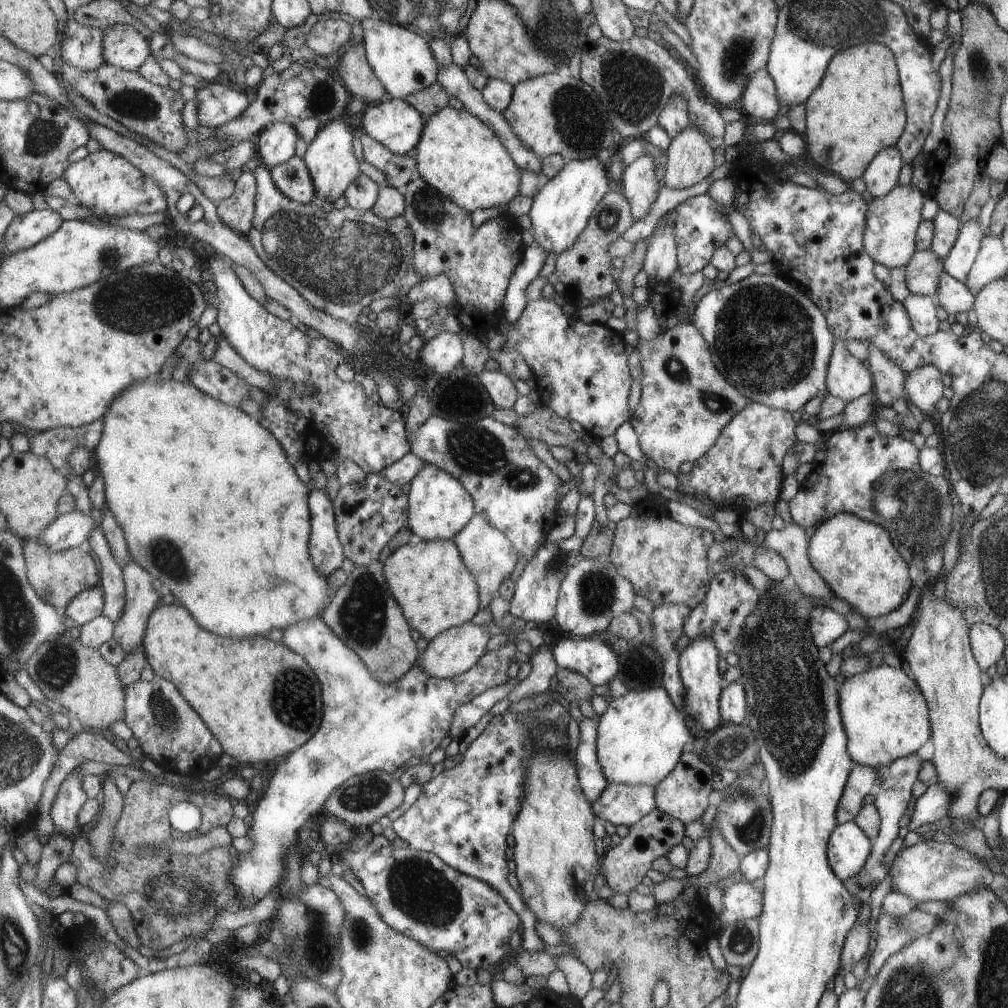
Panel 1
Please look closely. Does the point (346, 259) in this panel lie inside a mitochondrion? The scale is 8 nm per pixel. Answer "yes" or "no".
yes

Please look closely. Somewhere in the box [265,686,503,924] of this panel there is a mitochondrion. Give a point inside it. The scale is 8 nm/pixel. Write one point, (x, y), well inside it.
(365, 795)

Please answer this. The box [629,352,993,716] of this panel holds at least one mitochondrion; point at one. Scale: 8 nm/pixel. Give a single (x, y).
(910, 504)

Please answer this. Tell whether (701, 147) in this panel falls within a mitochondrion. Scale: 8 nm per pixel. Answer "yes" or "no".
no

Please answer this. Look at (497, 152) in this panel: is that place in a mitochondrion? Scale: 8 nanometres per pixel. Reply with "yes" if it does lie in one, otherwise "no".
no

